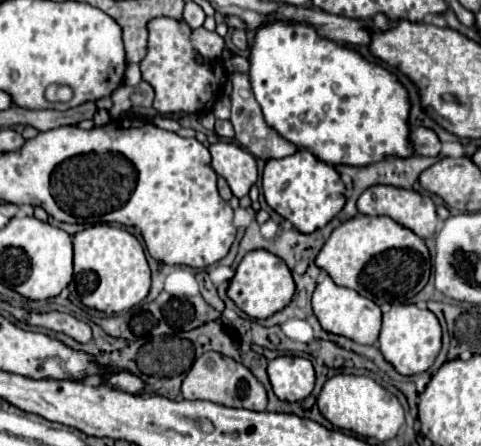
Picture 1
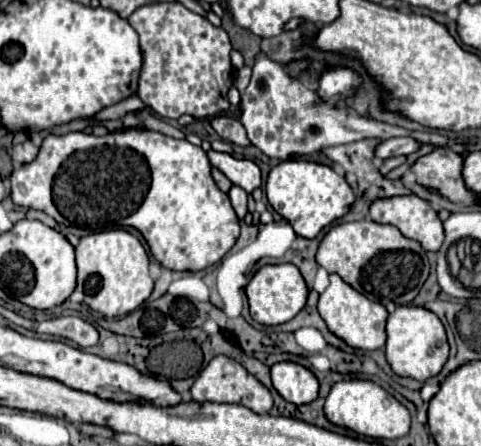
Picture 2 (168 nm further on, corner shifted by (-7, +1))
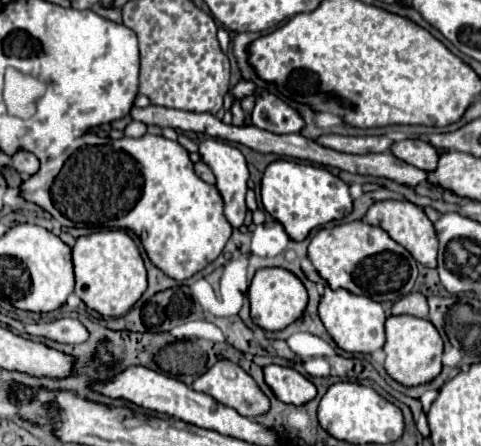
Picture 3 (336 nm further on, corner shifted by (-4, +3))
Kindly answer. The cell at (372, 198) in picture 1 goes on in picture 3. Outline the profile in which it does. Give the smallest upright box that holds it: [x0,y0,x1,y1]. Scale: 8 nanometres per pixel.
[366,200,438,268]

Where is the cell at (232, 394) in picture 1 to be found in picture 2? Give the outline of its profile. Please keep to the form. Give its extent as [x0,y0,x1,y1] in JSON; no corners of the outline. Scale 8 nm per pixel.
[191,356,273,414]

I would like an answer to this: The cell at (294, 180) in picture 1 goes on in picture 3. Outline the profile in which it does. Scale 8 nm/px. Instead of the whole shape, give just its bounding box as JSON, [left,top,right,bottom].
[260,162,352,240]

